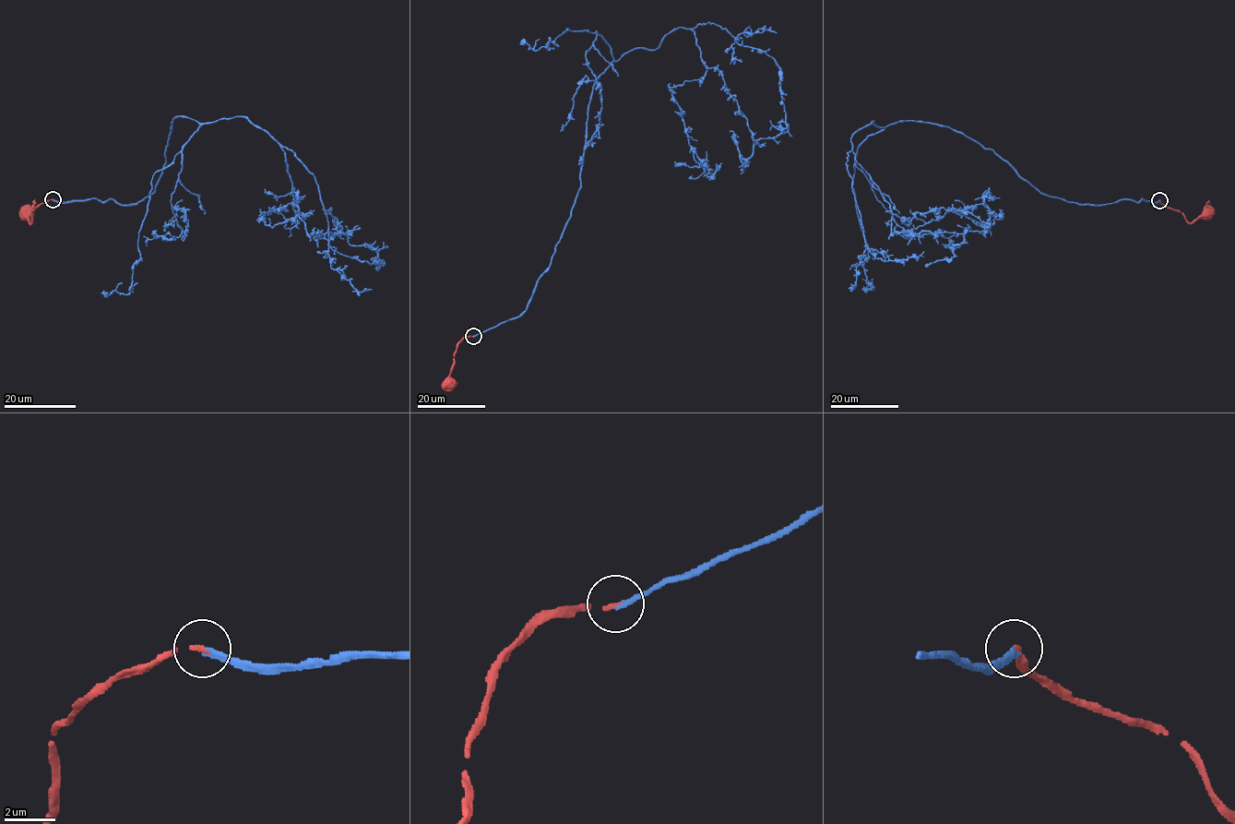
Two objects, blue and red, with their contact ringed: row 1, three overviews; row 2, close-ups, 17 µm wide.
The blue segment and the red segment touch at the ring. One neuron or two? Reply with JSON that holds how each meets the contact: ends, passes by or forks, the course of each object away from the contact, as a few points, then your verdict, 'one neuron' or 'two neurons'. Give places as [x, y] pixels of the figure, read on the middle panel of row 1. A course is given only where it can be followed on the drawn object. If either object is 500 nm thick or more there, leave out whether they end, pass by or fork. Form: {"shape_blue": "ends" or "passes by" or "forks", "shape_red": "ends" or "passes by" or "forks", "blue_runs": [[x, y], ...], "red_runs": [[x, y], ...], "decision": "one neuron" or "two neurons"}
{"shape_blue": "ends", "shape_red": "ends", "blue_runs": [[473, 336], [517, 317], [551, 264], [613, 61], [688, 28], [754, 140], [787, 126], [779, 102]], "red_runs": [[473, 336], [465, 337], [459, 341], [449, 384]], "decision": "one neuron"}

